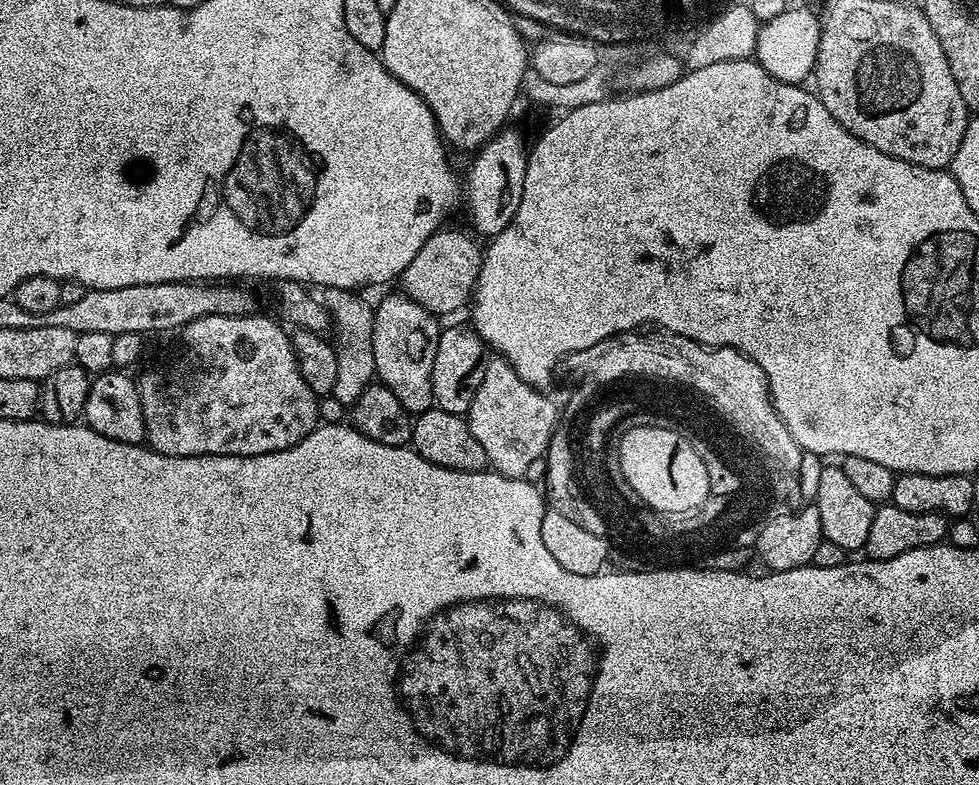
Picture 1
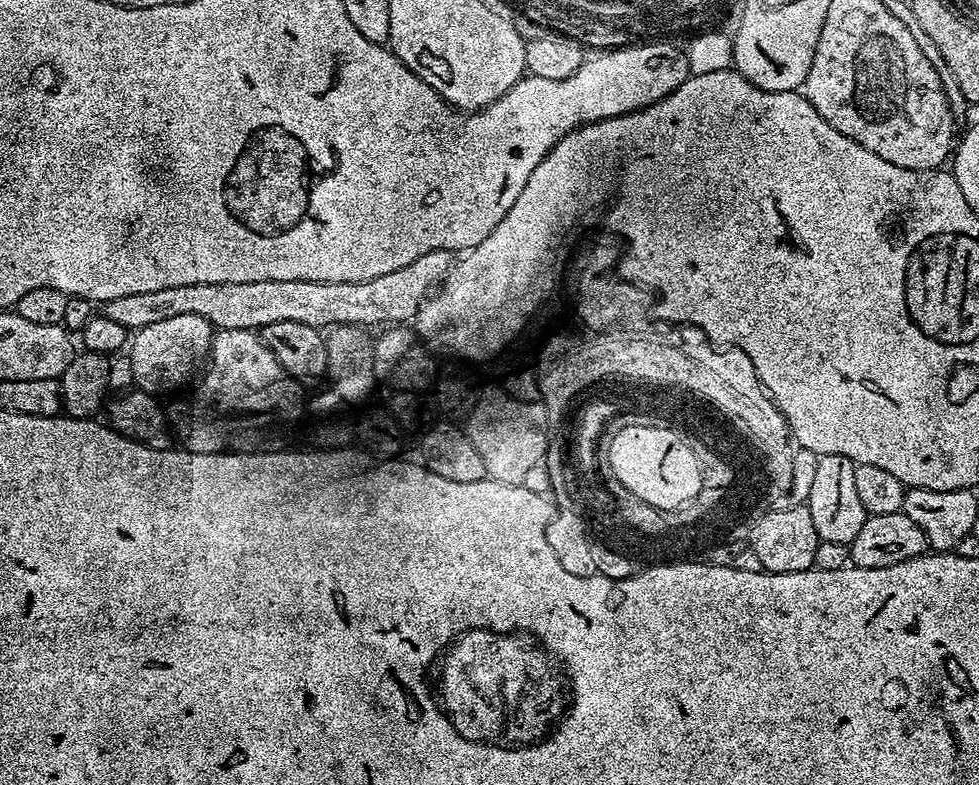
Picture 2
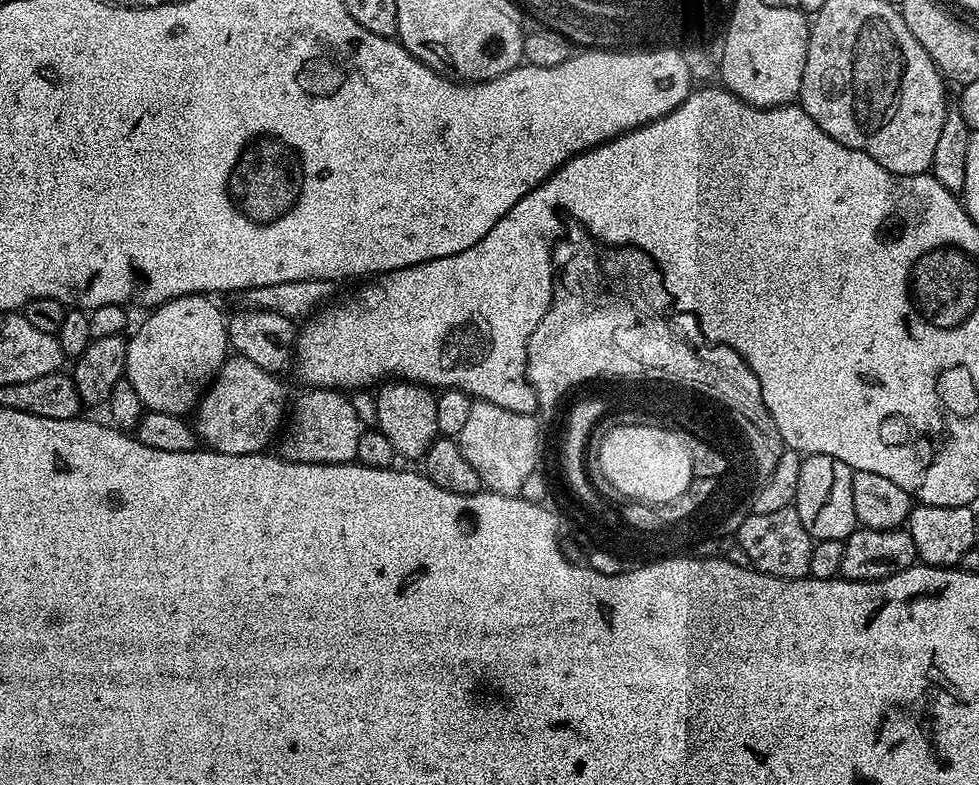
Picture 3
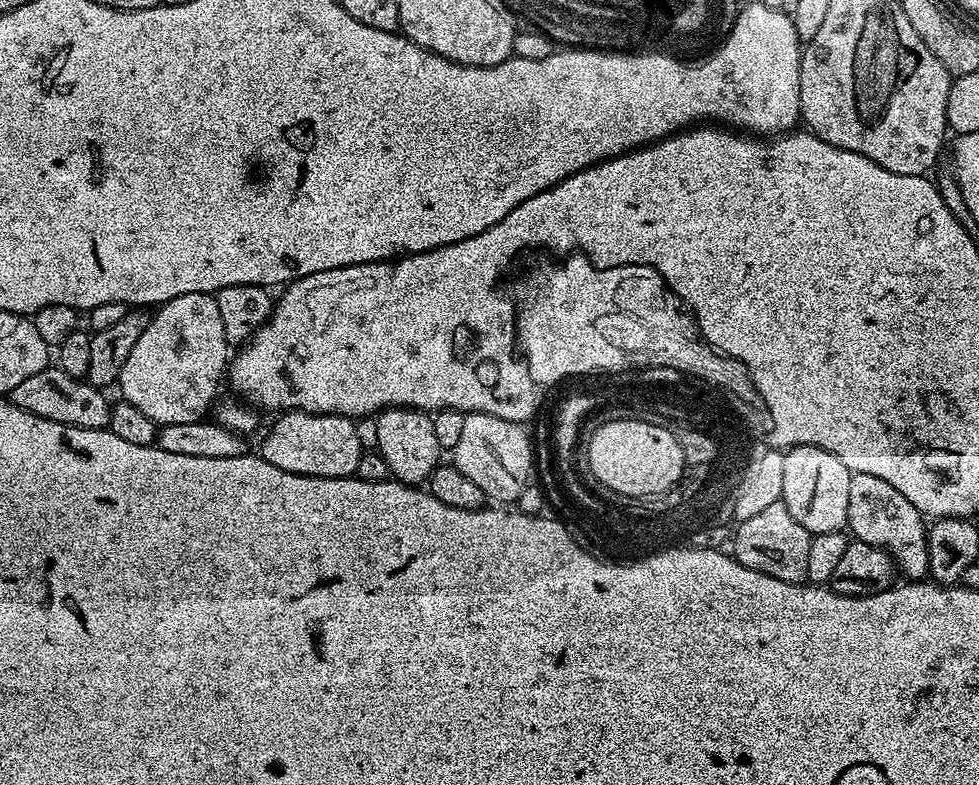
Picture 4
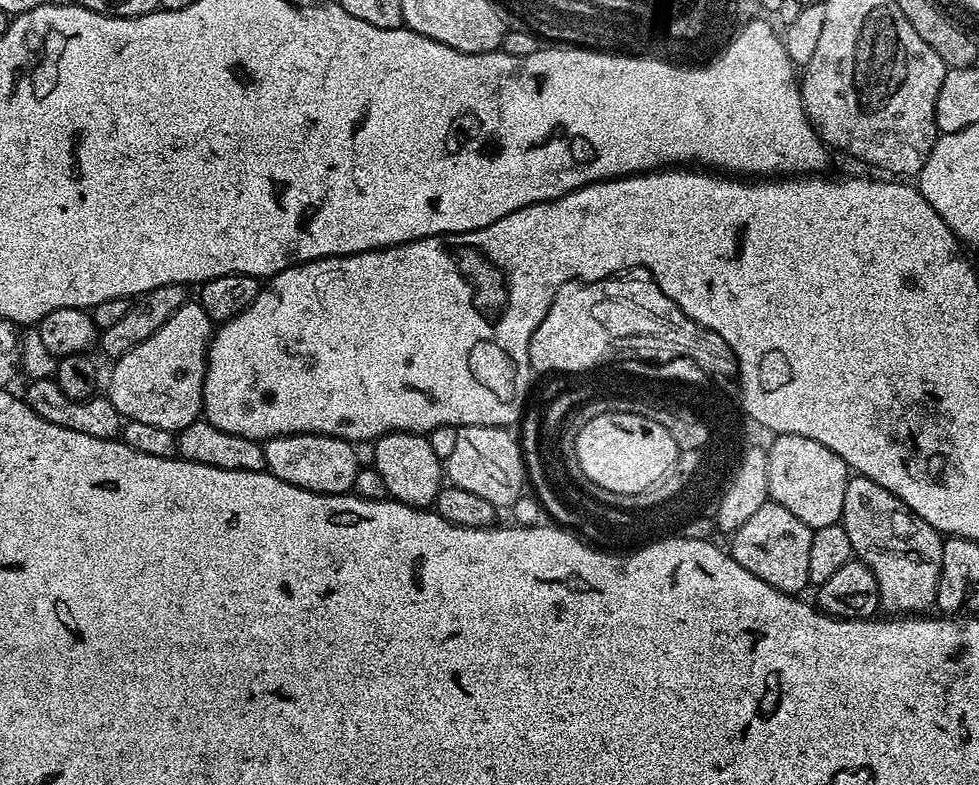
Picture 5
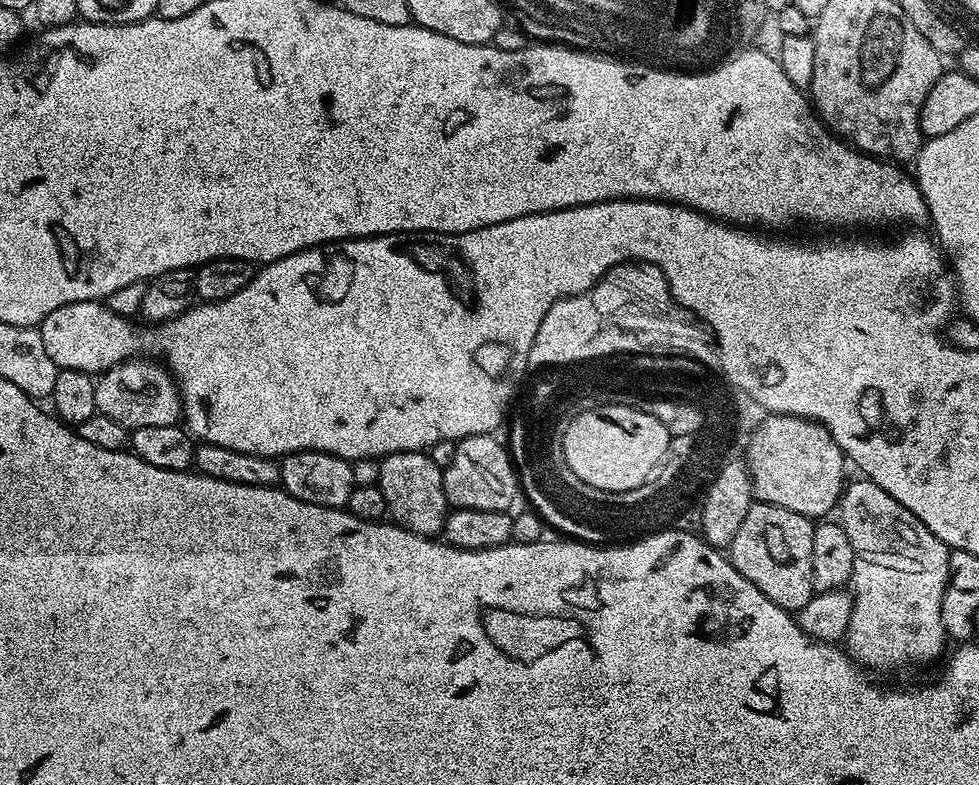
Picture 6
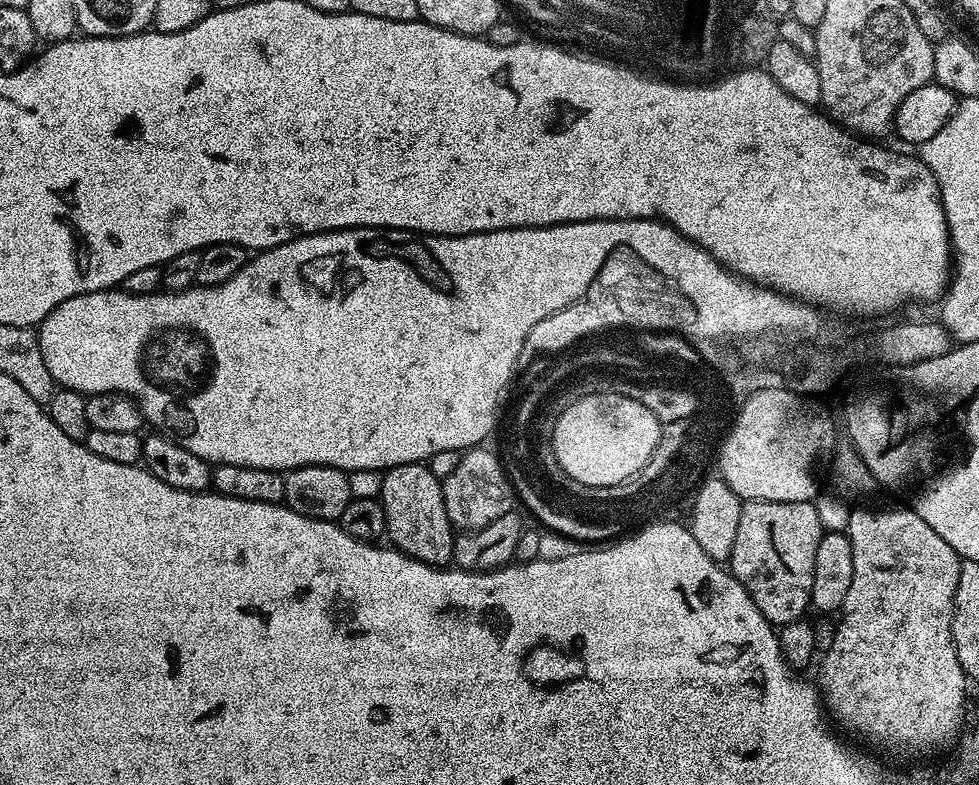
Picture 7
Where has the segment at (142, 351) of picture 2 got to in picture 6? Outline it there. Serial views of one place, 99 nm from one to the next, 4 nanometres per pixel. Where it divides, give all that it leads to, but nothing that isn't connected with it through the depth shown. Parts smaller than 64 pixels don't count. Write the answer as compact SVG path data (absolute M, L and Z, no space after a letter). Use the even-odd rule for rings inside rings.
M133 358L103 373L95 381L95 408L99 415L112 418L119 425L126 426L131 432L144 426L164 426L176 424L181 417L183 408L180 404L179 385L171 373L160 363L150 362L148 358Z

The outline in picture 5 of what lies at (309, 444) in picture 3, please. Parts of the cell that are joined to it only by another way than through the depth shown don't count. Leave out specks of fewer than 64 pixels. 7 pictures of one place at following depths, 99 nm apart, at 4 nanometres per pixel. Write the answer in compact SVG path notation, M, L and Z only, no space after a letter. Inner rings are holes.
M303 432L300 435L275 436L263 445L267 471L291 485L298 485L314 493L345 495L351 491L359 472L353 443L348 440Z

